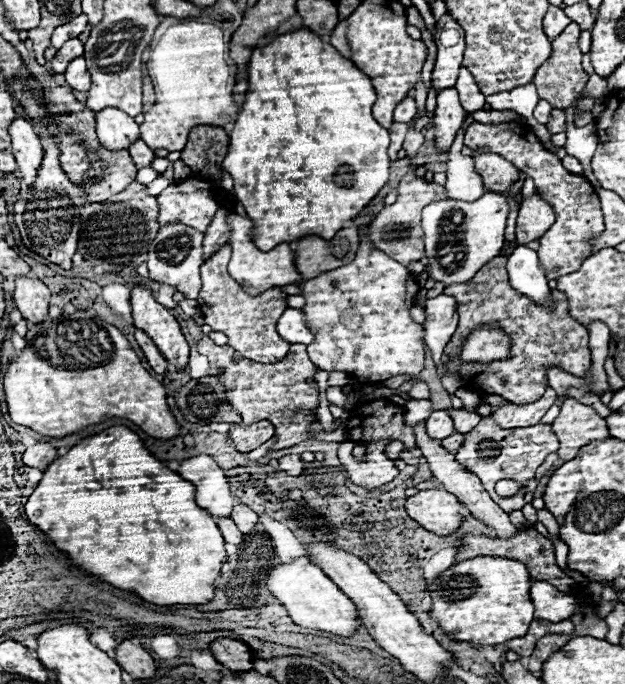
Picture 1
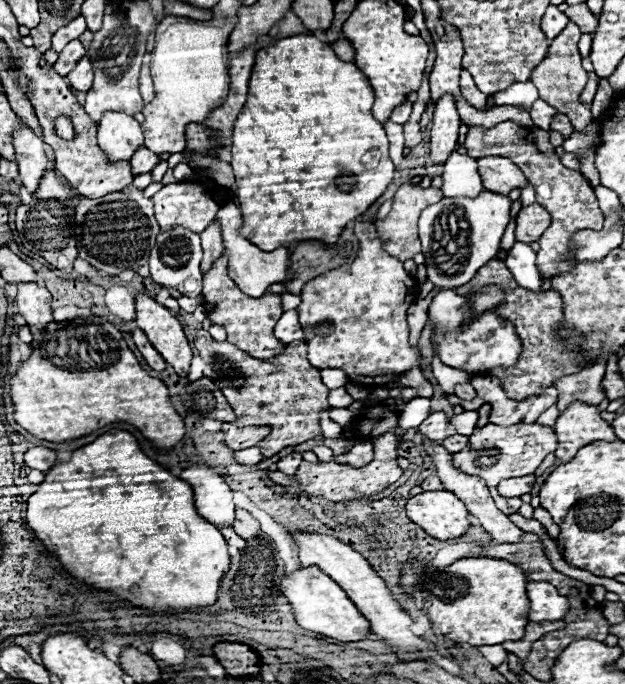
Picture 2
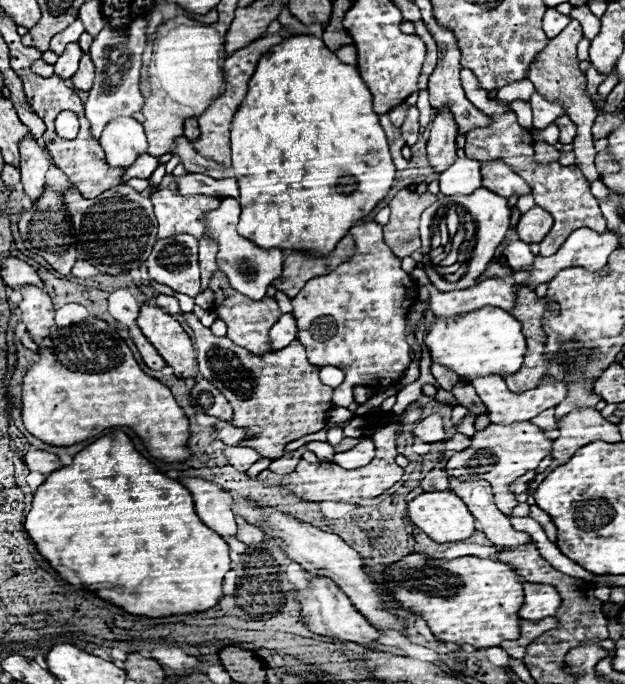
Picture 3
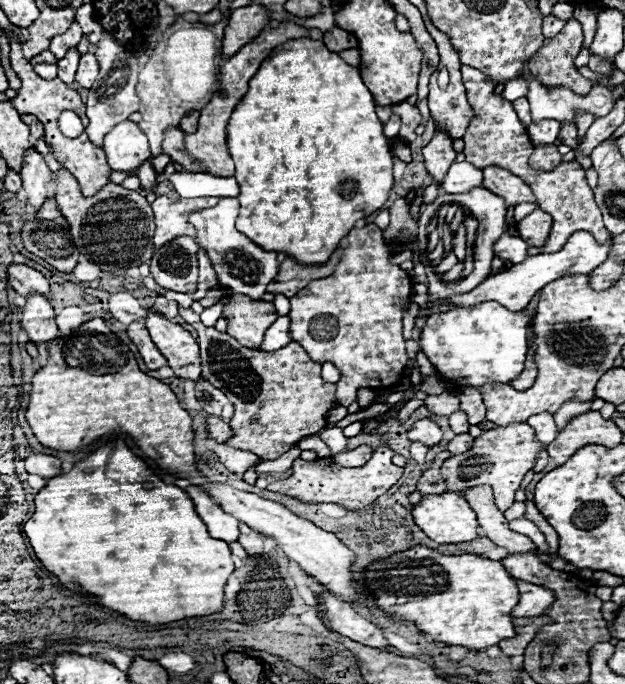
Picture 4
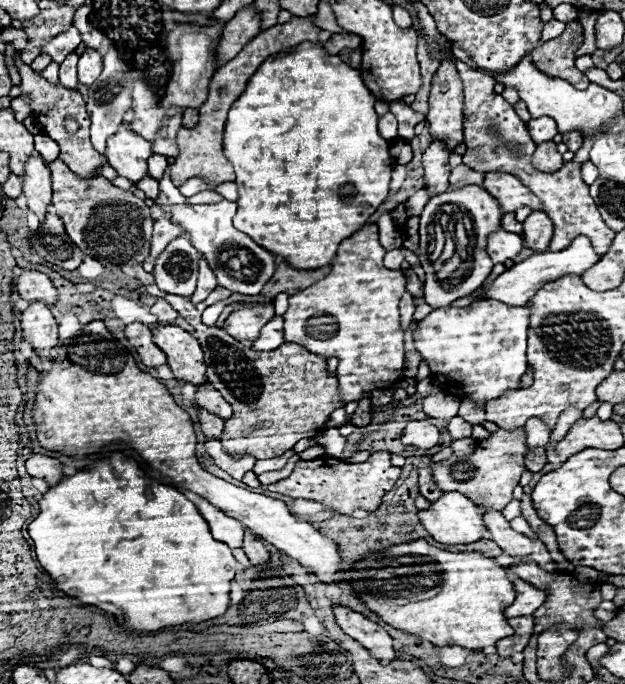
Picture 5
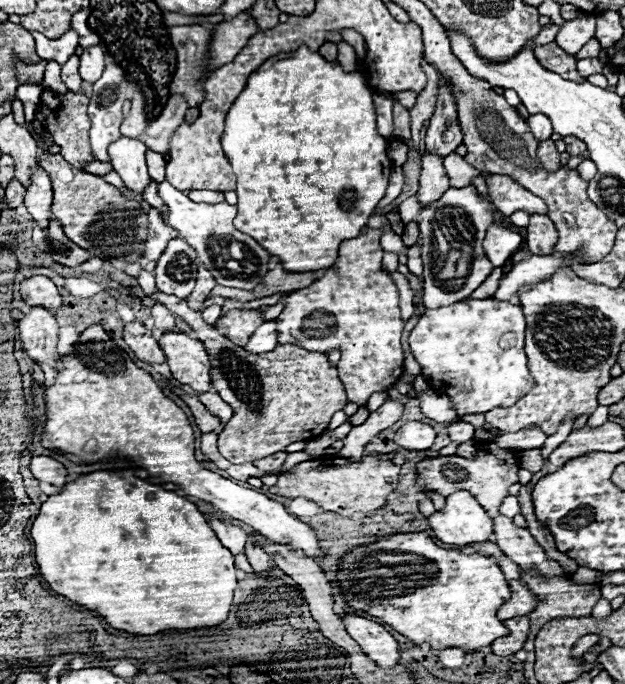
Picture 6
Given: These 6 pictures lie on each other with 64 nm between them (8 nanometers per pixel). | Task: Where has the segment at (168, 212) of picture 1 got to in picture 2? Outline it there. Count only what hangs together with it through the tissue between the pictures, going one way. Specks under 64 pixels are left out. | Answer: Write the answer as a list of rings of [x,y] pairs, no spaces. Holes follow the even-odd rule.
[[[188,182],[164,186],[152,196],[152,202],[162,232],[180,226],[199,234],[213,222],[220,208],[204,188]]]

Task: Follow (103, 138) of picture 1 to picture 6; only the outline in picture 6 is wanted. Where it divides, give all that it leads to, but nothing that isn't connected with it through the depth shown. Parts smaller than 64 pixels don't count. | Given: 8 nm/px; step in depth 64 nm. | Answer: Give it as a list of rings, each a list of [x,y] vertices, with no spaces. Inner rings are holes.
[[[122,136],[114,144],[110,144],[110,158],[114,170],[120,174],[124,186],[130,192],[136,192],[136,202],[142,202],[144,184],[152,182],[146,168],[146,146],[140,140]]]

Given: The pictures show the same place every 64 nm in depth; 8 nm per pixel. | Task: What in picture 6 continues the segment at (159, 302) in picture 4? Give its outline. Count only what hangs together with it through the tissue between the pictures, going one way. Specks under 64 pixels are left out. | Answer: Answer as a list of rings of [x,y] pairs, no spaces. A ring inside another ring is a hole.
[[[154,304],[152,316],[154,316],[154,328],[158,328],[160,332],[170,332],[170,328],[174,328],[174,314],[166,310],[166,306]]]

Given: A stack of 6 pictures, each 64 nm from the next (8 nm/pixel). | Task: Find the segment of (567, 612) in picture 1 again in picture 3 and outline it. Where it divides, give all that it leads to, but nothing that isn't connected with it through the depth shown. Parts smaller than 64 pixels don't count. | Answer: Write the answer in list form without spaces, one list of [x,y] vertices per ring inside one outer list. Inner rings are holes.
[[[524,582],[524,604],[518,610],[520,618],[542,620],[546,616],[556,616],[560,606],[560,596],[554,586]]]

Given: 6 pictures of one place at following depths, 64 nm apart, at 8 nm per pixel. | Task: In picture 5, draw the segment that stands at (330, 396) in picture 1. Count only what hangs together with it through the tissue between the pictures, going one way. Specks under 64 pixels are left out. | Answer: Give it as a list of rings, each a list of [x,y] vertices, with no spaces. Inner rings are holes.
[[[366,224],[354,236],[346,238],[340,248],[336,262],[326,278],[318,280],[310,288],[296,292],[290,296],[290,306],[284,318],[284,340],[304,346],[308,352],[318,354],[322,358],[338,356],[340,364],[336,370],[338,376],[339,392],[344,402],[360,402],[366,392],[378,388],[390,388],[404,370],[404,350],[402,338],[404,330],[400,326],[400,312],[398,300],[404,292],[406,278],[400,270],[388,270],[382,264],[386,250],[378,242],[378,226]]]

